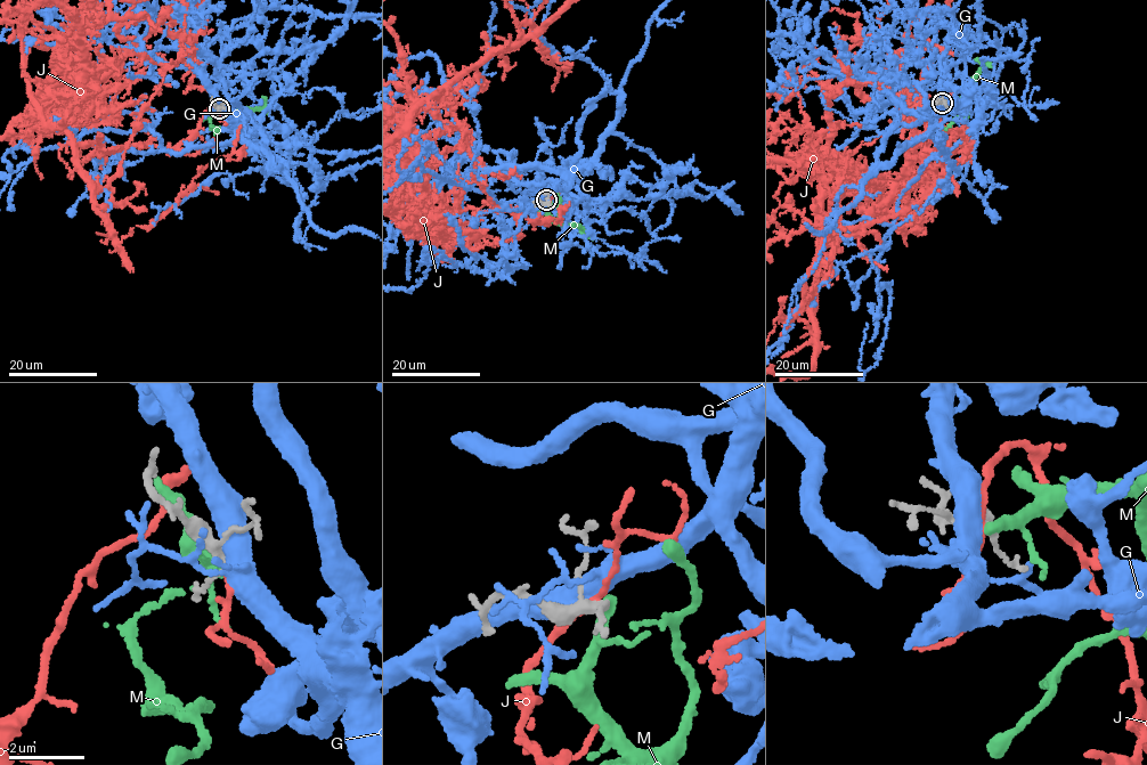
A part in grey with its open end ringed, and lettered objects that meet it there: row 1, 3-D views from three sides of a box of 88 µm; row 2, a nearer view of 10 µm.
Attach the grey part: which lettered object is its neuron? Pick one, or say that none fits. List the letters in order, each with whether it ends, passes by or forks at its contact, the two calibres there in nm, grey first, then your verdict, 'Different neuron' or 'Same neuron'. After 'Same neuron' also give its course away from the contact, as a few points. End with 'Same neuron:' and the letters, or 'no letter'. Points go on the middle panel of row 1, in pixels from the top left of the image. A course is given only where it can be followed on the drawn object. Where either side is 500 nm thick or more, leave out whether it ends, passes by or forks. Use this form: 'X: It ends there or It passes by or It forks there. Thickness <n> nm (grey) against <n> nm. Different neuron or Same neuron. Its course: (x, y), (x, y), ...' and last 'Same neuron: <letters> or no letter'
G: It forks there. Thickness 220 nm (grey) against 440 nm. Same neuron
J: It passes by. Thickness 240 nm (grey) against 140 nm. Different neuron
M: It passes by. Thickness 200 nm (grey) against 240 nm. Different neuron
Same neuron: G

